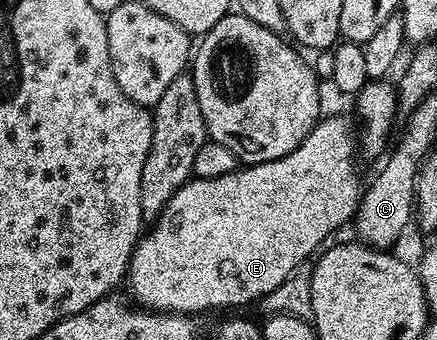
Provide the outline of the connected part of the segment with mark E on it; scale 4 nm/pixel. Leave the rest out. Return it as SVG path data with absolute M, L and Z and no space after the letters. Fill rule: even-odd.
M325 116L301 141L299 148L279 160L238 168L227 176L194 177L186 182L171 196L163 212L150 225L153 227L142 233L133 250L127 271L132 301L146 310L190 316L201 316L204 310L221 310L224 306L260 303L304 263L301 262L304 258L312 259L322 249L324 238L331 237L344 222L354 221L363 191L357 162L353 159L358 154L355 126L353 130L347 119Z

